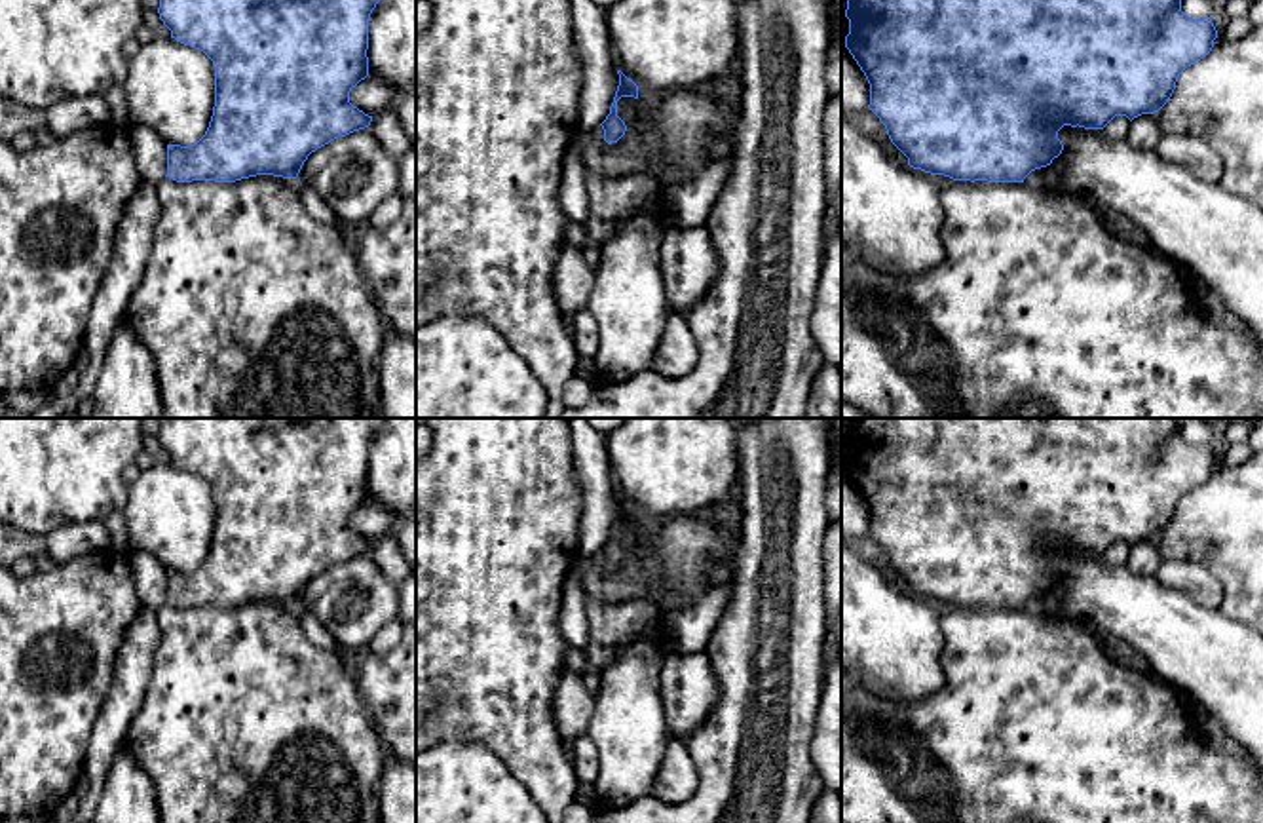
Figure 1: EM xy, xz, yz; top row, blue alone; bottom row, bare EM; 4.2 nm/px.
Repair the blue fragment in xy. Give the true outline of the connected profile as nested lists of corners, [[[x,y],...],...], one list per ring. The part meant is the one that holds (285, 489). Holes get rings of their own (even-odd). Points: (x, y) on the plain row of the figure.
[[[160,418],[160,445],[177,468],[203,477],[215,492],[215,532],[205,561],[190,570],[167,570],[167,601],[177,608],[215,606],[236,608],[256,601],[296,604],[311,578],[338,563],[370,551],[372,542],[349,528],[349,517],[368,502],[368,445],[386,418]]]

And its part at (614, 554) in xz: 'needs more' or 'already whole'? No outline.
already whole

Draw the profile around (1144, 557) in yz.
[[[1159,538],[1134,544],[1126,561],[1130,572],[1140,576],[1157,576],[1160,563]]]

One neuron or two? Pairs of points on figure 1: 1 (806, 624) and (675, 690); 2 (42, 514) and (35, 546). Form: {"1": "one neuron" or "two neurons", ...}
{"1": "two neurons", "2": "two neurons"}

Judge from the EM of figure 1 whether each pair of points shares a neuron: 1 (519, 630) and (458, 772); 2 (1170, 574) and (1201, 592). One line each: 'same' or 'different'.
1: different
2: same

